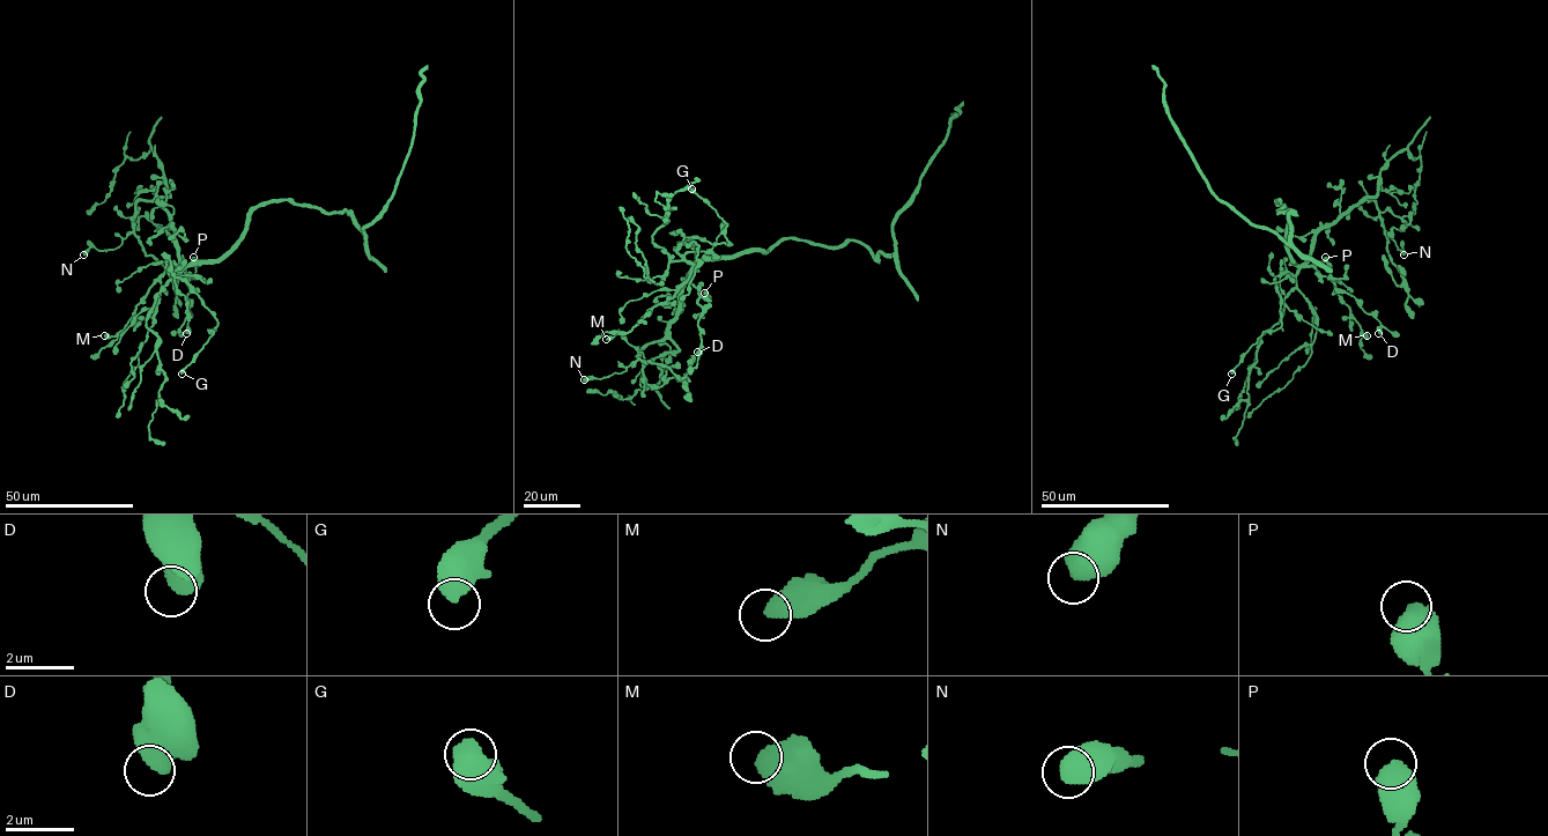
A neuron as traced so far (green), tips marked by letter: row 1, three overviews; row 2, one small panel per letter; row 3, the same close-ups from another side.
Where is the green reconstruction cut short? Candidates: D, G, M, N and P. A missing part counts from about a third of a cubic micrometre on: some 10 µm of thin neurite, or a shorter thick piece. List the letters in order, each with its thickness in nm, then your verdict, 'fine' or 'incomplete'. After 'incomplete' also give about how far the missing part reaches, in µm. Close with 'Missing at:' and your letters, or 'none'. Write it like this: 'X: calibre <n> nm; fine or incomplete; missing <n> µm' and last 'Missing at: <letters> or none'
D: calibre 800 nm; fine
G: calibre 650 nm; fine
M: calibre 650 nm; incomplete; missing 30 µm
N: calibre 650 nm; fine
P: calibre 700 nm; fine
Missing at: M

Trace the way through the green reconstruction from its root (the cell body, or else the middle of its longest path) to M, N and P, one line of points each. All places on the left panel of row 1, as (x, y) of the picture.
M: (259, 206), (229, 251), (216, 259), (169, 264), (126, 325), (113, 337), (104, 335)
N: (259, 206), (217, 259), (183, 264), (157, 200), (136, 202), (133, 230), (118, 246), (91, 246), (83, 254)
P: (259, 206), (251, 214), (242, 237), (220, 257), (180, 266), (190, 276), (195, 271), (193, 257)

